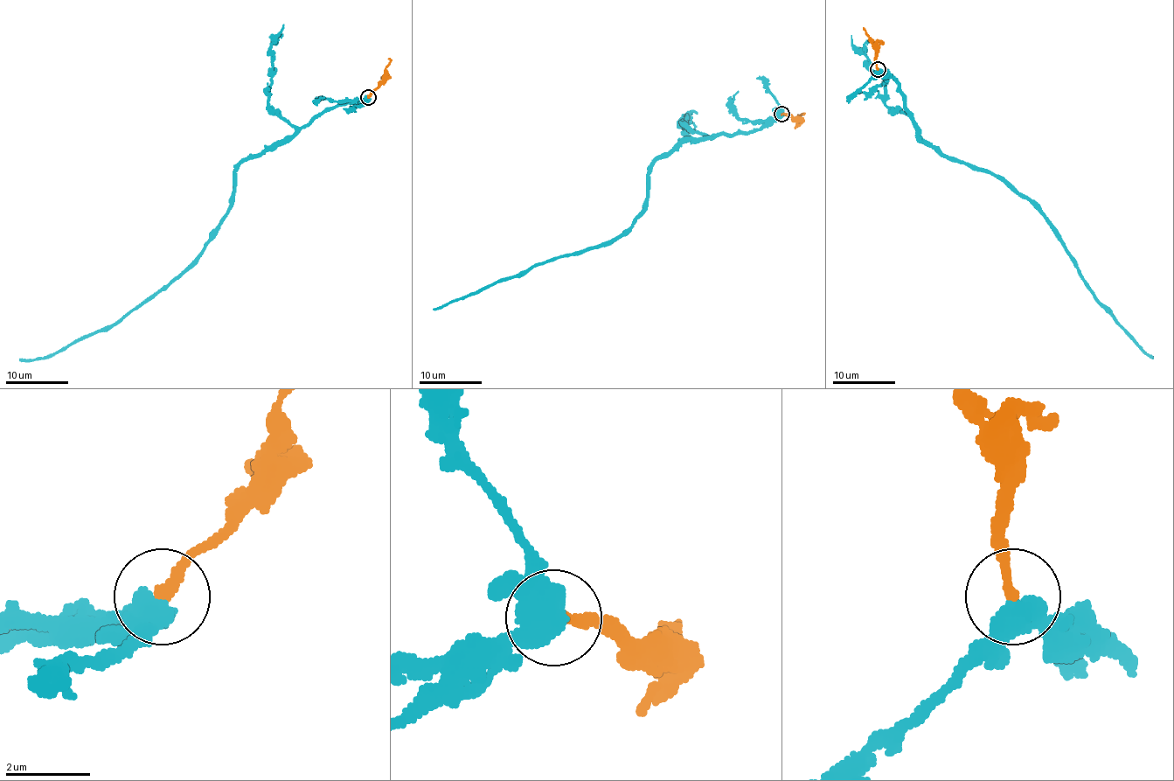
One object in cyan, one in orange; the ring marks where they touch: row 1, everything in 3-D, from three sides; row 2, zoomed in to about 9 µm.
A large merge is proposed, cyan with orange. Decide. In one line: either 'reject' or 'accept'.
accept

